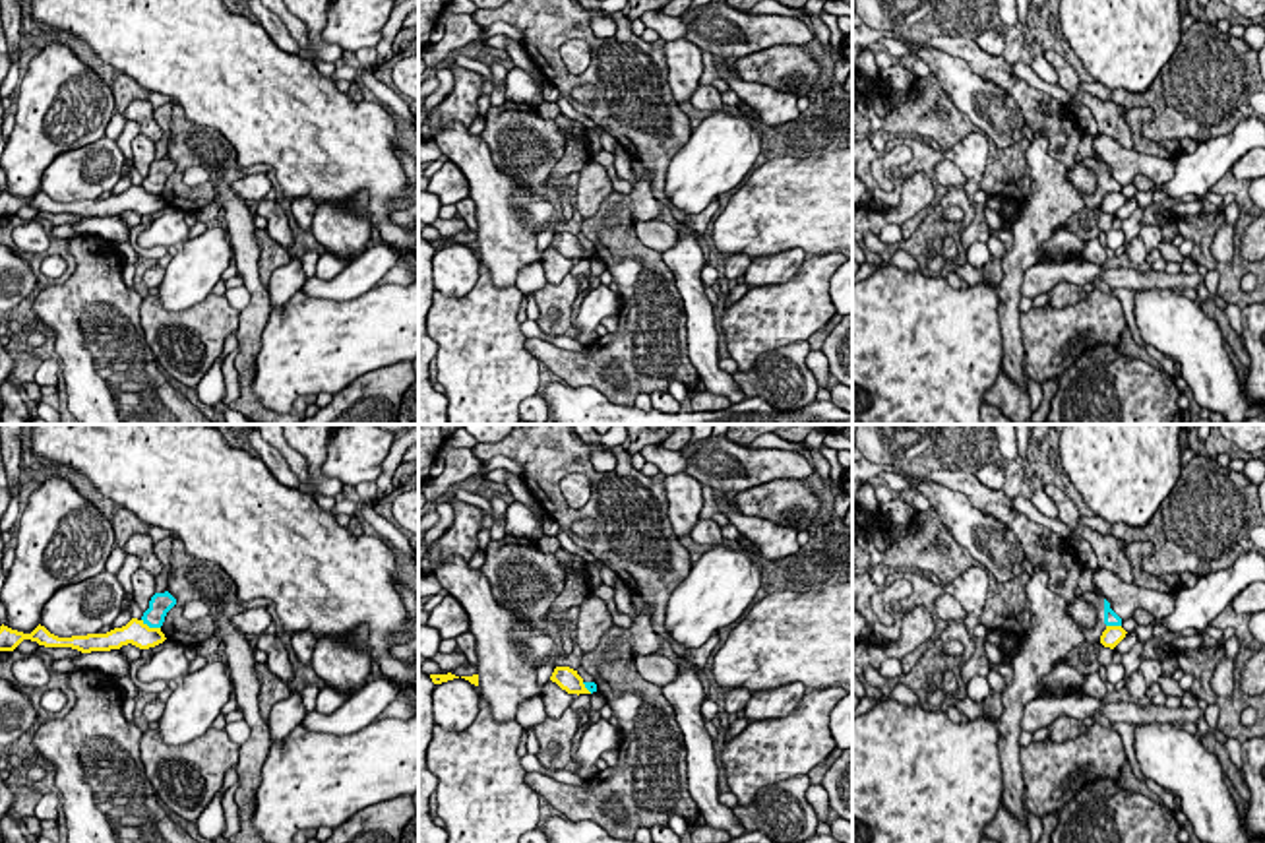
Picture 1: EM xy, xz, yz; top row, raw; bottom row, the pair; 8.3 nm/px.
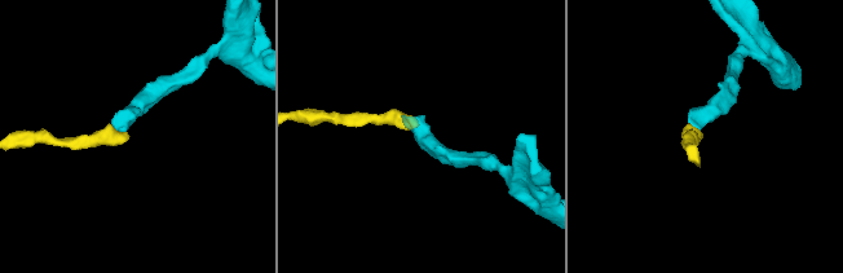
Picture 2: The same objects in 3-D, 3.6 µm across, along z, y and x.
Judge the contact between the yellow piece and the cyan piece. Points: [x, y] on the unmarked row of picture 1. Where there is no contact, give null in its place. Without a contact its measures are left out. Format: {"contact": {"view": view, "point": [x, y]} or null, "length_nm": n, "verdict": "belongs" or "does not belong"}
{"contact": {"view": "xy", "point": [152, 194]}, "length_nm": 180, "verdict": "does not belong"}

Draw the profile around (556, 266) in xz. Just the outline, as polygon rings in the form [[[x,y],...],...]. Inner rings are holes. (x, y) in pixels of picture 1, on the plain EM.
[[[552,246],[542,252],[540,264],[544,267],[546,281],[554,285],[562,283],[562,279],[571,273],[571,267],[575,265],[573,260],[568,260]]]

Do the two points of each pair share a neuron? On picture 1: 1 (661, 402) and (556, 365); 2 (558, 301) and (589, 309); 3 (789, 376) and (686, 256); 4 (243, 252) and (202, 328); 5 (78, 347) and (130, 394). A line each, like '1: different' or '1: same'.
1: different
2: different
3: different
4: different
5: same

